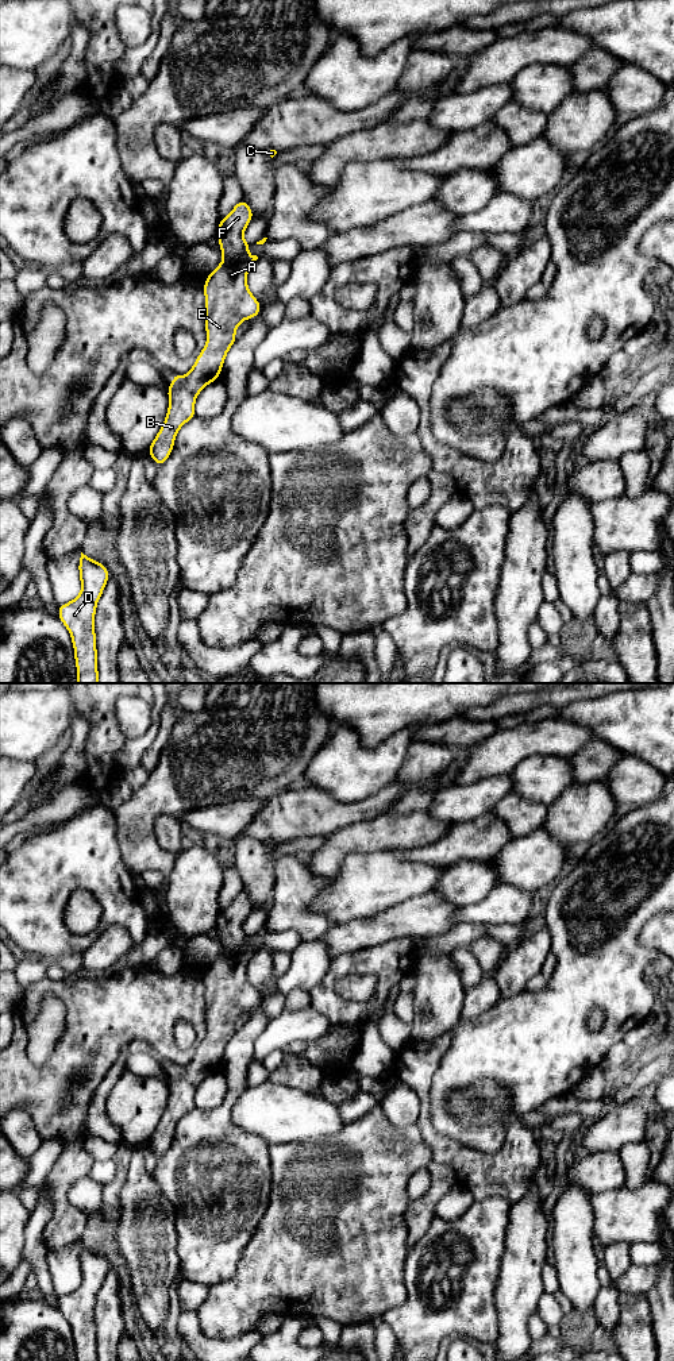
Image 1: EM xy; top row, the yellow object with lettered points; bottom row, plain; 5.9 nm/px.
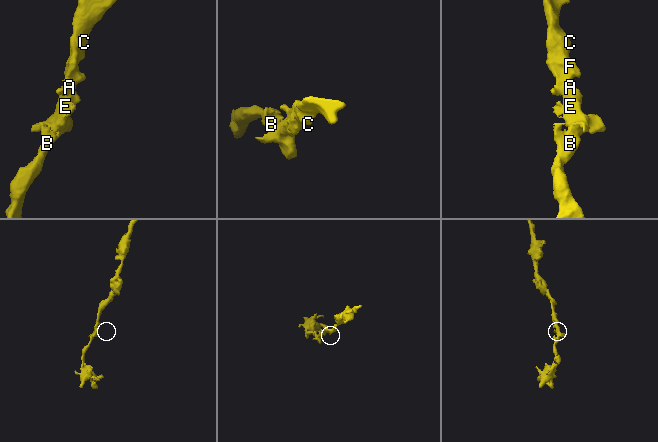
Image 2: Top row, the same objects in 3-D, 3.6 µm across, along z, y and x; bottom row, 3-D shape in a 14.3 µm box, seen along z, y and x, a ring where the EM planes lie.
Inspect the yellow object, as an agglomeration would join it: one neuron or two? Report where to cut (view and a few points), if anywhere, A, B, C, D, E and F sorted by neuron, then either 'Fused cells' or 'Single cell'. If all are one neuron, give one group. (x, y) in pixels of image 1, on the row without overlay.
No split. Groups: A B C D E F. Single cell

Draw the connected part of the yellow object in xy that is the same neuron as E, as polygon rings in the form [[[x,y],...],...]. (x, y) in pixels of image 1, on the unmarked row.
[[[244,890],[219,913],[217,930],[223,953],[205,969],[205,1022],[207,1036],[193,1059],[184,1069],[176,1064],[169,1076],[169,1100],[163,1118],[149,1138],[149,1145],[157,1158],[161,1158],[172,1145],[178,1121],[195,1104],[197,1086],[220,1068],[226,1046],[236,1032],[236,1018],[247,1010],[259,1006],[262,998],[247,979],[247,963],[258,951],[247,944],[249,937],[243,924],[254,905]]]

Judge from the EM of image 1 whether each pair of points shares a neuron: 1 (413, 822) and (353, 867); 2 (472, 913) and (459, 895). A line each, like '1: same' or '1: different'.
1: different
2: different

